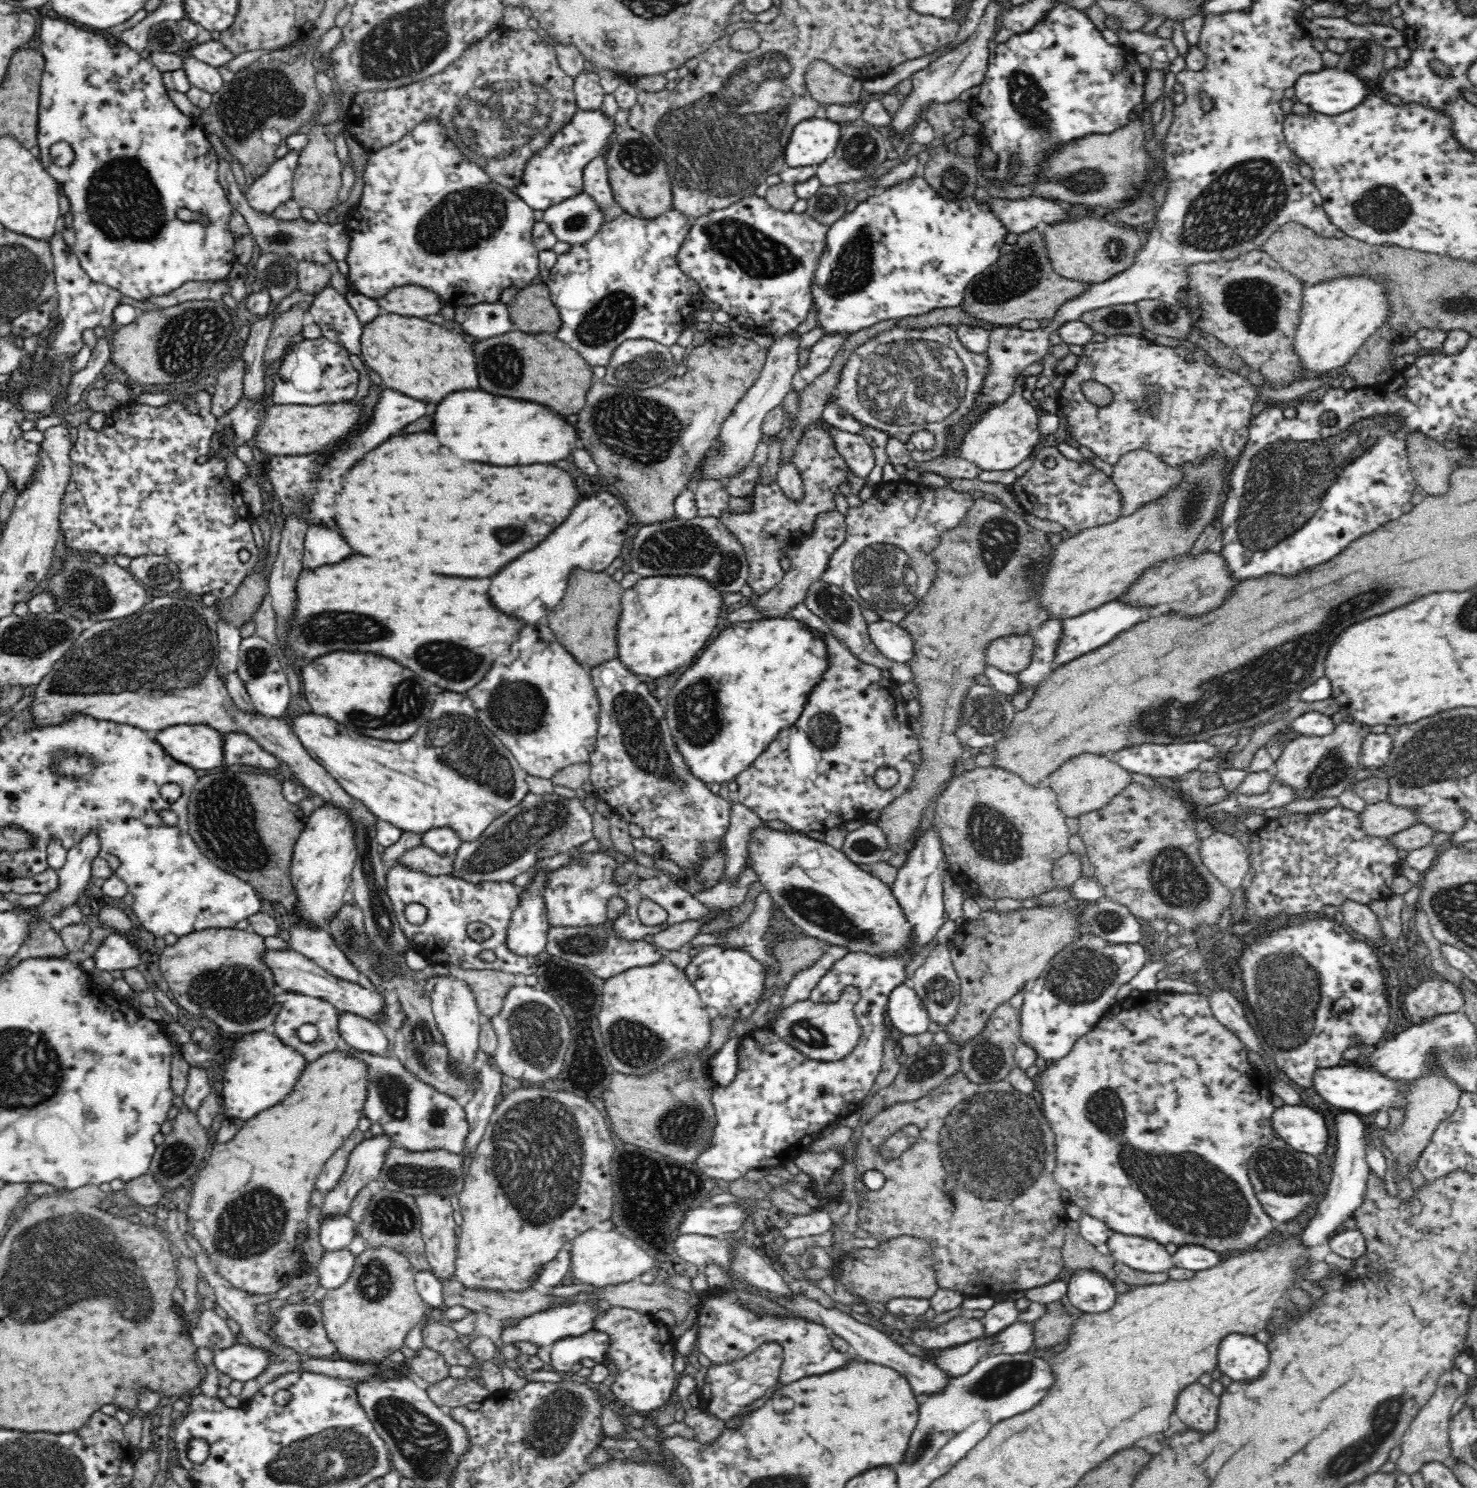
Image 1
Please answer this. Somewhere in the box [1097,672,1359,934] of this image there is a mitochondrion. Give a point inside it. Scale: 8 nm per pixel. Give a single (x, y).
(1174, 877)

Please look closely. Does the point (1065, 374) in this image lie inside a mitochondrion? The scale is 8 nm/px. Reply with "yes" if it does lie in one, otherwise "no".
no

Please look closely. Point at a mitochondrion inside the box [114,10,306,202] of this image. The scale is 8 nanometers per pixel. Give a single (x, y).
(164, 36)

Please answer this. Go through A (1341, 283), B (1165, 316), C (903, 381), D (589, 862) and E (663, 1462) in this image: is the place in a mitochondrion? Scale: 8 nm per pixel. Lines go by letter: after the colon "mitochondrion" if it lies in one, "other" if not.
A: other
B: mitochondrion
C: mitochondrion
D: other
E: other

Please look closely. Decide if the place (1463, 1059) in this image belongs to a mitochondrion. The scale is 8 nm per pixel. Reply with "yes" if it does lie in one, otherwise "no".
yes

